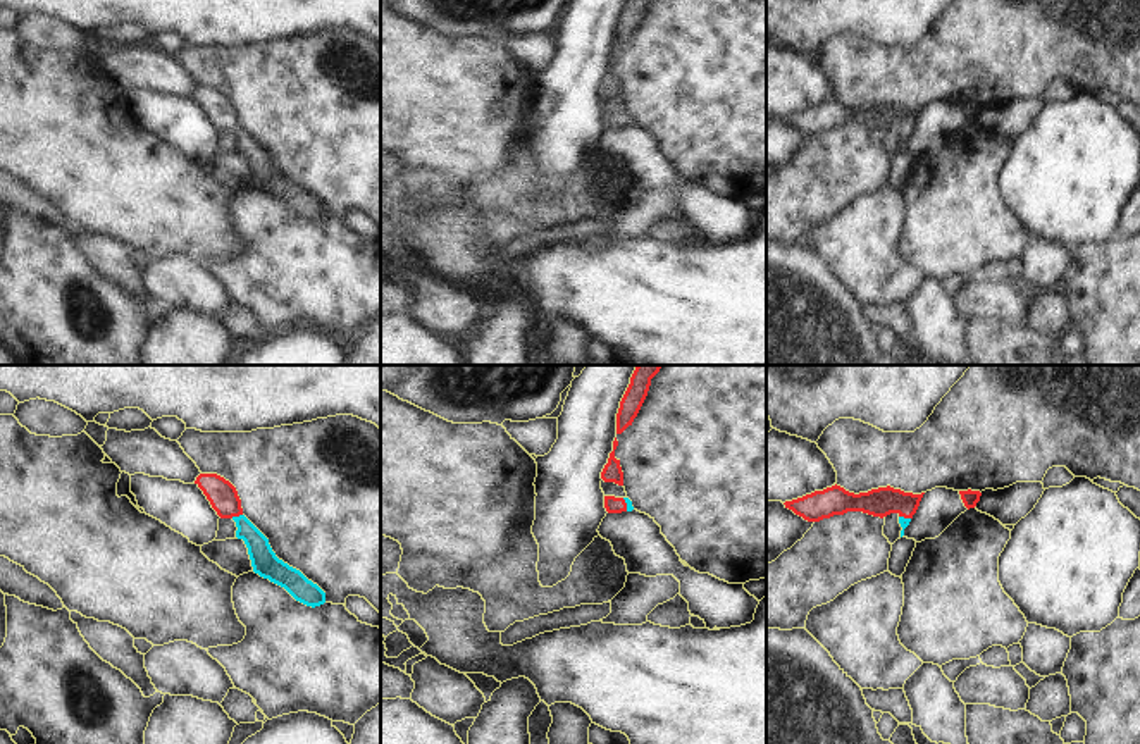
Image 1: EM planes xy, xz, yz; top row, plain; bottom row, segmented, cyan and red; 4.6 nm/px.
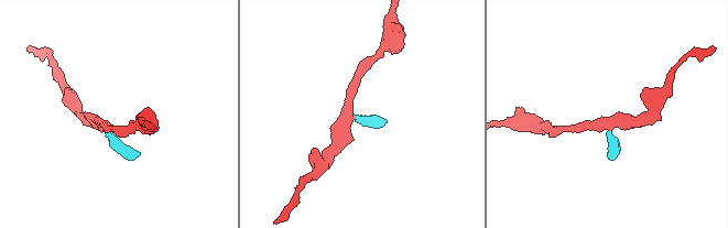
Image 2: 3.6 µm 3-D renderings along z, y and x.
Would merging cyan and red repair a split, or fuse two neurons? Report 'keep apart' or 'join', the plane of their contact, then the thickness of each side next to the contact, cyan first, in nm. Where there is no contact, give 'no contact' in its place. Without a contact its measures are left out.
join; meets cyan in xy; 120 nm thick on the cyan side, 140 nm on the other

